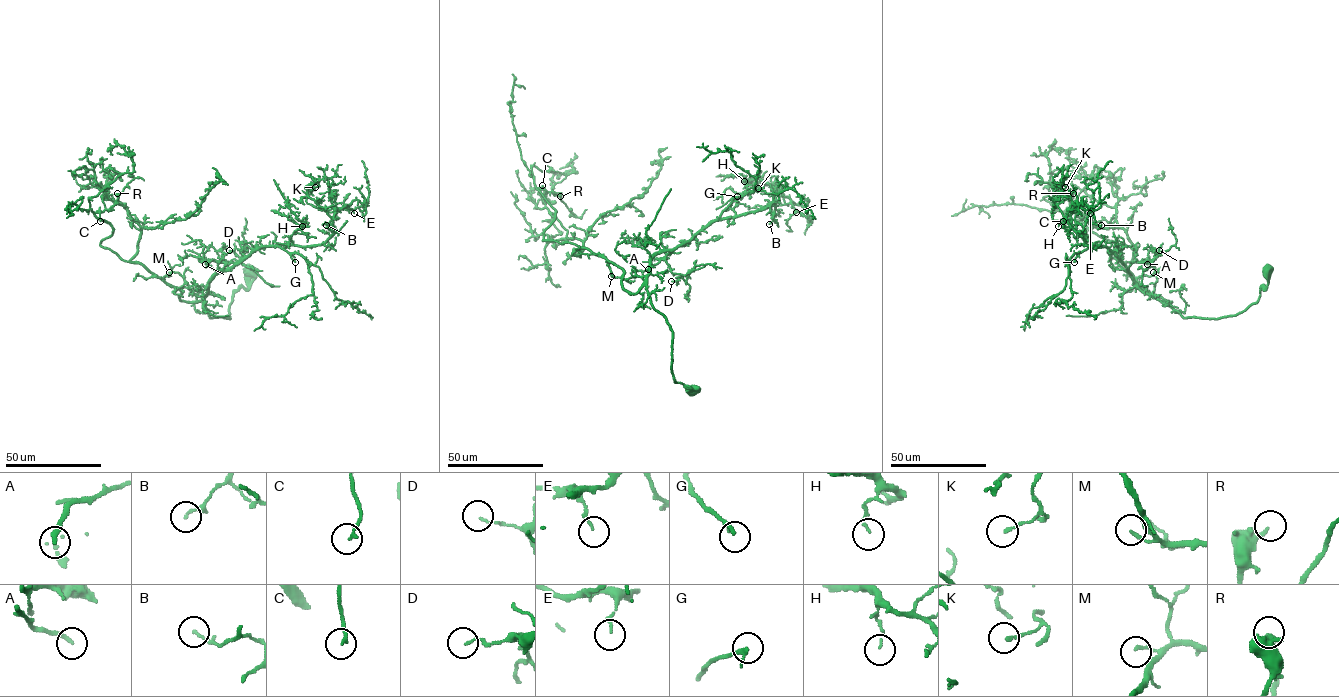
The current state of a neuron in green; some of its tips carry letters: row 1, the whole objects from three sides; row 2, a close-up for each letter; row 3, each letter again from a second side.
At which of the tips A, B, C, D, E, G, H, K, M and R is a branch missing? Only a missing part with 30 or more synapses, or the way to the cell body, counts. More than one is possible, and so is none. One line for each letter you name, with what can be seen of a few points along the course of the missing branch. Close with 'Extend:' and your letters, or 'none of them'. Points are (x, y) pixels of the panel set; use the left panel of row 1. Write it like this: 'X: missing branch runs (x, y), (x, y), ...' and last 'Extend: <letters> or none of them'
Extend: A, C

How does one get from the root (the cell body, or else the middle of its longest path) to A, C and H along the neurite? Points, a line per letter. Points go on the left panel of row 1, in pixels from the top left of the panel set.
A: (251, 270), (250, 287), (234, 293), (230, 318), (210, 317), (208, 284), (227, 267), (205, 264)
C: (251, 270), (230, 318), (210, 317), (178, 272), (157, 278), (102, 247), (113, 229), (95, 212), (100, 221)
H: (251, 270), (230, 318), (210, 317), (204, 297), (216, 274), (261, 247), (291, 244), (302, 226)

